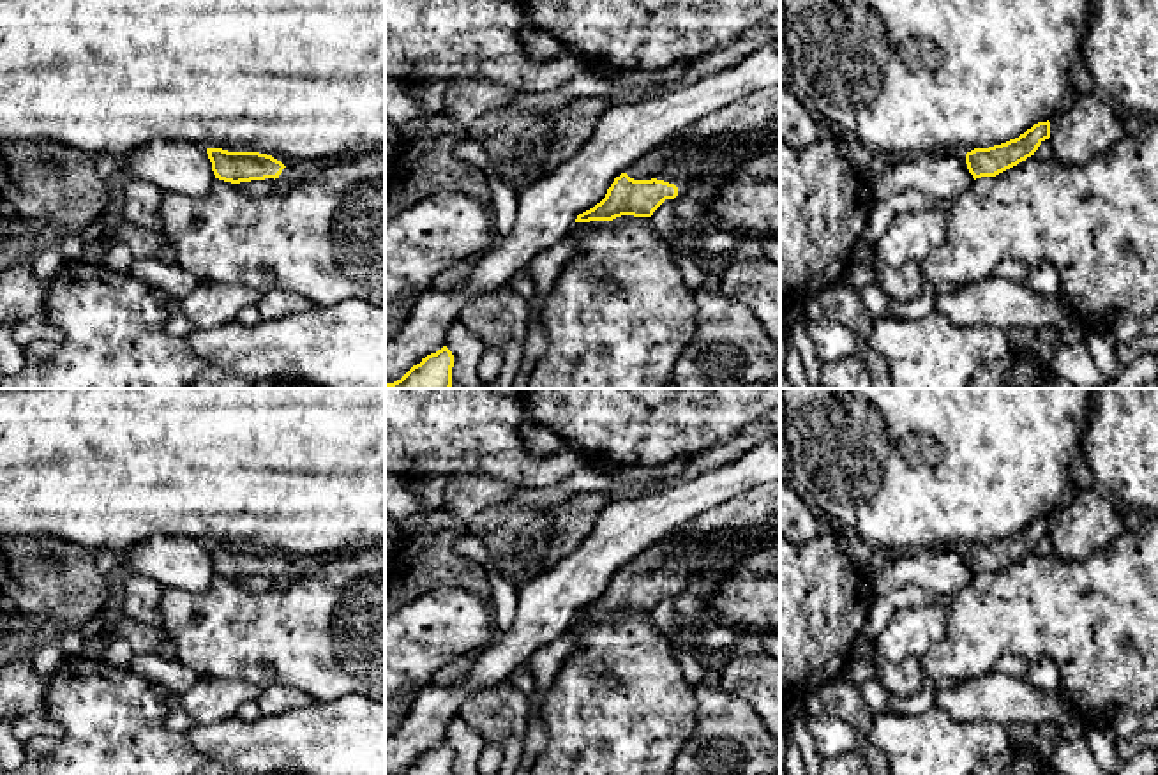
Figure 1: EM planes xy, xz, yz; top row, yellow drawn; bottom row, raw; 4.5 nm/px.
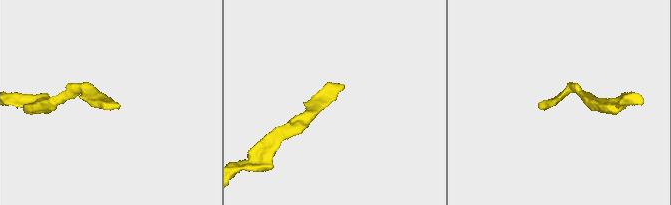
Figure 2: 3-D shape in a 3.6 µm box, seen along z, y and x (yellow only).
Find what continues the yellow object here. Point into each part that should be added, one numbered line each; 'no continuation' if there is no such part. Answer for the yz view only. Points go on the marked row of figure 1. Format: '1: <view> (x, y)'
no continuation

